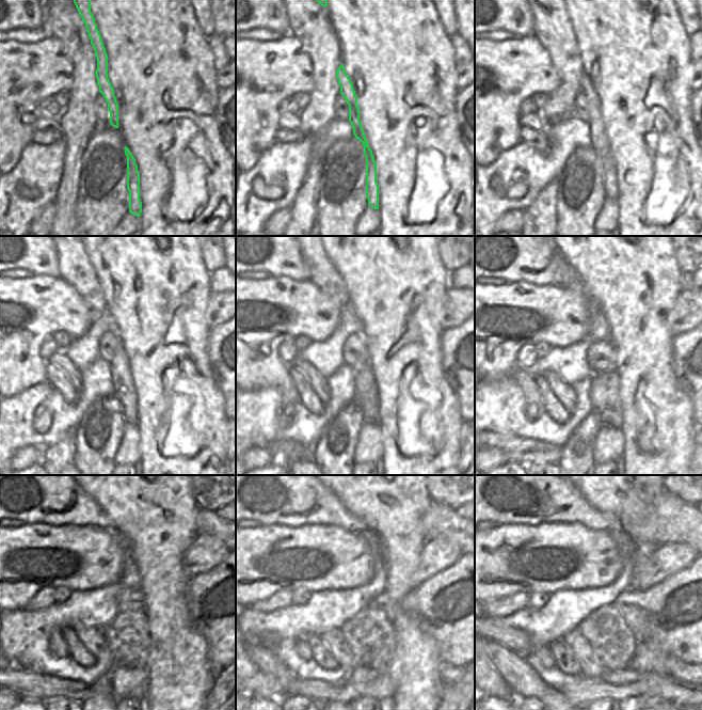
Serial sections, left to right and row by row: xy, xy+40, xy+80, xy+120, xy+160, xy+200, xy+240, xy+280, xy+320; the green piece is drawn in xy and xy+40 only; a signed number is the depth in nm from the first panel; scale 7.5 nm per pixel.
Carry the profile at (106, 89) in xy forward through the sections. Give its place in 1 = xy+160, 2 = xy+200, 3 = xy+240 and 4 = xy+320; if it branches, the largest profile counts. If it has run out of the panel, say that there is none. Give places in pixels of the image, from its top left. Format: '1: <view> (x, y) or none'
1: xy+160 (366, 393)
2: xy+200 (605, 412)
3: xy+240 (126, 656)
4: xy+320 (605, 651)

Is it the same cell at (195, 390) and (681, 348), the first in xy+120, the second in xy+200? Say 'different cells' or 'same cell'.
different cells

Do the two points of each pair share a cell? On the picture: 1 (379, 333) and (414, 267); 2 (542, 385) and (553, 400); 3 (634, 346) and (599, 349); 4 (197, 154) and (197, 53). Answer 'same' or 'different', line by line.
1: same
2: same
3: different
4: same

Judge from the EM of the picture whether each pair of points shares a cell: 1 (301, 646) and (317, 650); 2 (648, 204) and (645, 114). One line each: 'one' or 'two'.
1: two
2: one

